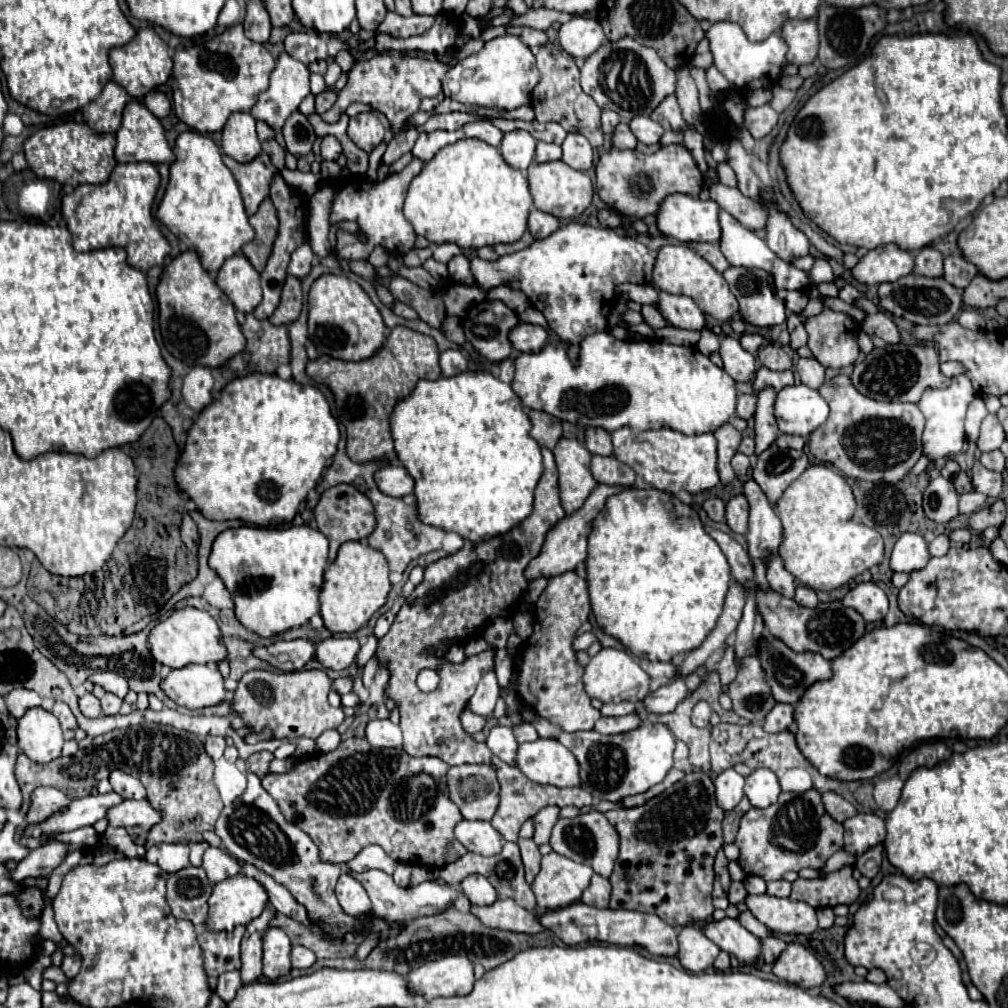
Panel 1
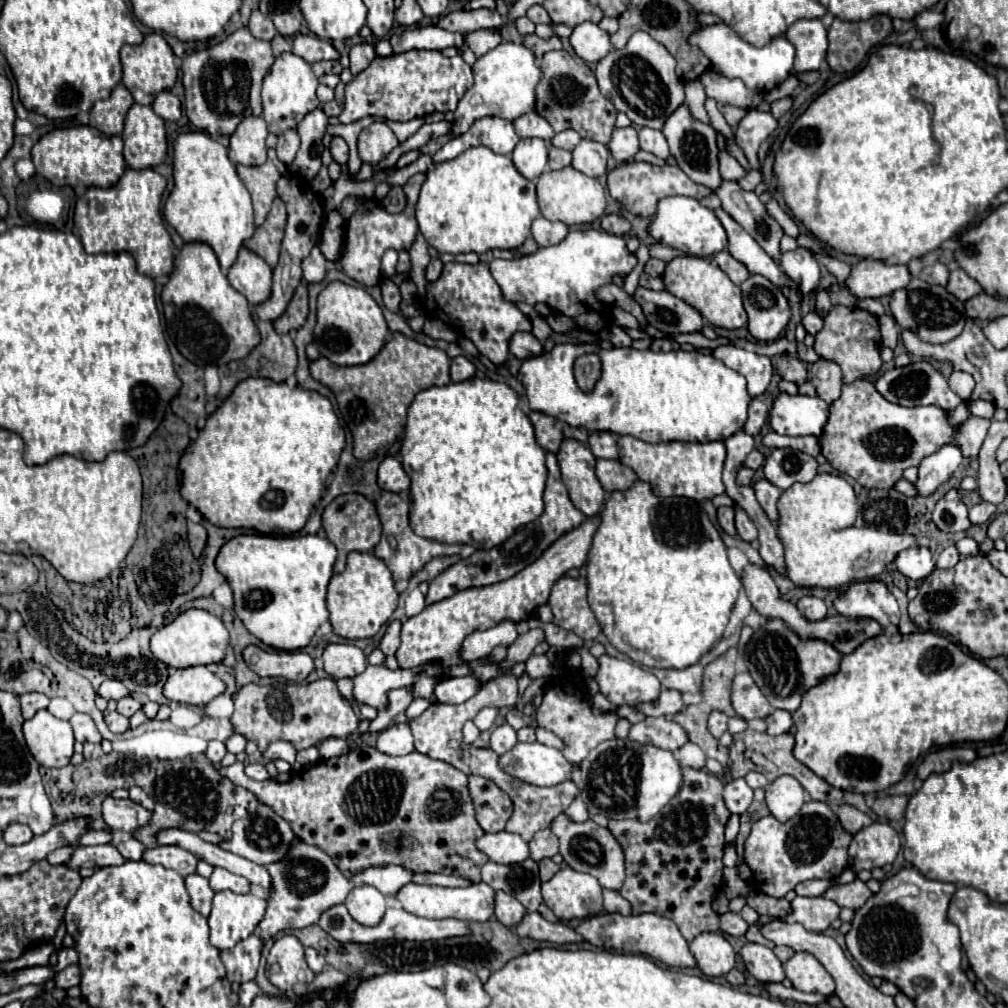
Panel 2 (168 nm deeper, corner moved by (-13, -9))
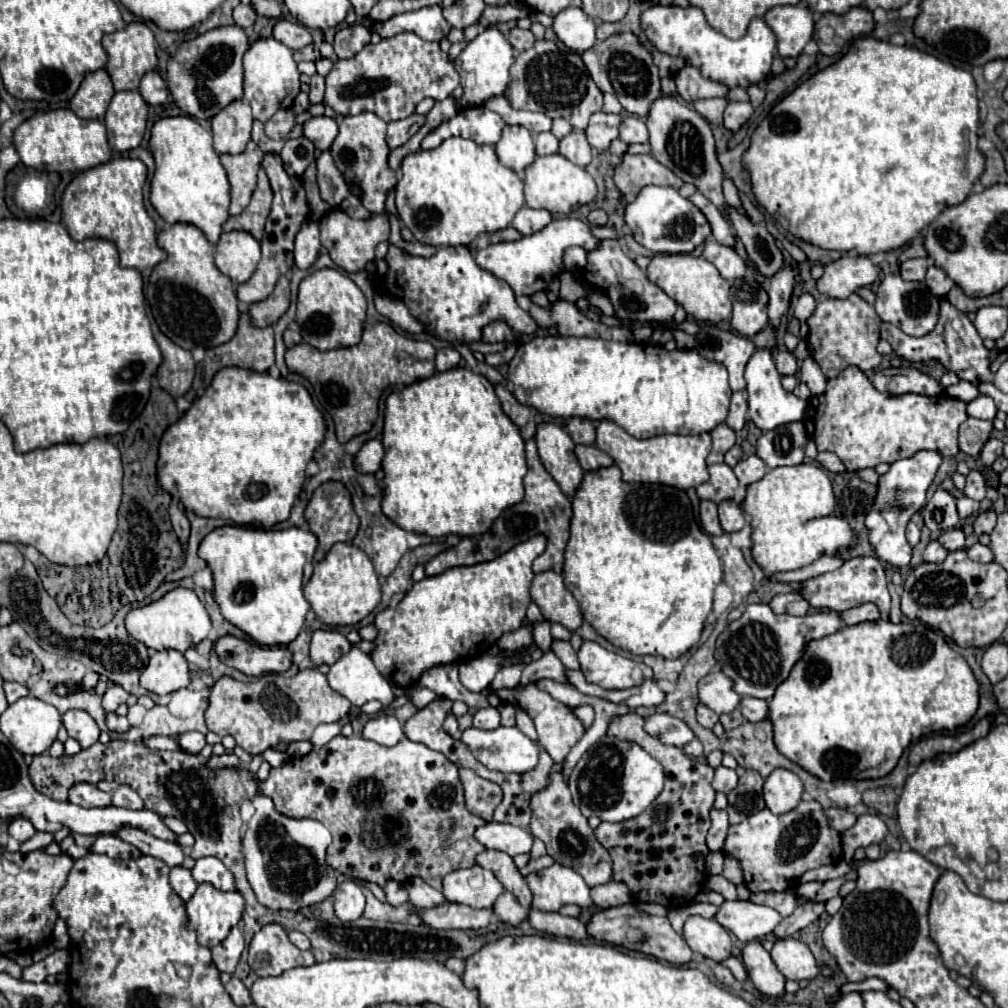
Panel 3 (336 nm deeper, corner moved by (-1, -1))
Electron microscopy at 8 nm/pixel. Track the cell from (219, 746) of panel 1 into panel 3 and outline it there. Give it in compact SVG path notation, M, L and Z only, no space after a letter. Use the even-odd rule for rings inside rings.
M184 732L176 740L184 752L192 752L192 754L198 754L206 746L204 734L200 734L200 732Z

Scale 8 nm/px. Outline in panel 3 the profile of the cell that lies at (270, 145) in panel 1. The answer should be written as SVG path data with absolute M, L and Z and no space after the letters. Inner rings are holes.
M282 108L266 122L266 136L272 140L282 140L294 128L294 112L290 108Z

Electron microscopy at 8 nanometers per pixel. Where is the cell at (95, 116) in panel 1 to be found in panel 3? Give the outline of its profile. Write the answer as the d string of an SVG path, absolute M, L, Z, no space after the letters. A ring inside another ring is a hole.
M106 70L90 72L74 98L70 100L70 110L80 118L94 118L102 120L106 114L106 108L114 96L114 86Z

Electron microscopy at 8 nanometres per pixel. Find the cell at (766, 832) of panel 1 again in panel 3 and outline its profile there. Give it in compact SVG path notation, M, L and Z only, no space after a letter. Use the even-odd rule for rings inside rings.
M802 800L794 810L782 816L770 814L770 810L764 808L740 824L730 826L722 852L740 862L744 884L750 892L784 892L794 886L804 872L840 860L840 832L828 826L818 802Z

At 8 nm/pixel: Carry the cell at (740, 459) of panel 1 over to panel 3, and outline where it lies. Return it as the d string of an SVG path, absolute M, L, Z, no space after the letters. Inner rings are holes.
M712 464L712 466L708 466L708 472L710 472L708 482L704 482L696 488L698 498L712 500L716 504L722 500L734 498L736 490L738 490L738 480L736 480L732 468L726 464Z

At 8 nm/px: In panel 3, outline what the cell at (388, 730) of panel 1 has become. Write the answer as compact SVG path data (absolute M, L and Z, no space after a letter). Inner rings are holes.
M378 714L376 718L370 718L366 722L362 736L368 738L368 740L378 742L382 746L394 746L404 738L404 730L402 730L402 726L400 726L396 716Z

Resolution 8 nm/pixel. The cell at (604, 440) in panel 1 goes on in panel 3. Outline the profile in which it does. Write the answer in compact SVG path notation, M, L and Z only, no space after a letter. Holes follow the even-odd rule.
M568 418L566 430L568 430L570 438L574 440L574 444L588 444L590 446L596 440L596 426L594 426L592 420Z

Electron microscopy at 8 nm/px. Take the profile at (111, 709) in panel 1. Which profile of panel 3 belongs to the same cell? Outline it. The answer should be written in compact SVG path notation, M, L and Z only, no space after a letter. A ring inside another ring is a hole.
M108 686L108 690L106 690L106 694L104 694L104 700L102 700L102 706L104 706L104 710L106 712L114 712L120 704L124 704L126 700L128 700L128 692L124 690L124 688L120 688L120 686Z

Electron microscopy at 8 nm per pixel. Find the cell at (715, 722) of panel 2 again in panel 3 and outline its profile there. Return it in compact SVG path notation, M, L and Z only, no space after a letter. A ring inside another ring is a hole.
M698 704L698 722L700 722L704 728L712 728L712 726L718 722L718 714L712 712L710 708L706 708L704 704Z

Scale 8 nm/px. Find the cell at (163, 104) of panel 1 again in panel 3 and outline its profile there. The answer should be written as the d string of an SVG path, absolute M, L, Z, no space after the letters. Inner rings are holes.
M150 70L142 76L142 82L140 82L138 90L148 104L162 104L168 96L166 82L160 78L160 74L156 70Z

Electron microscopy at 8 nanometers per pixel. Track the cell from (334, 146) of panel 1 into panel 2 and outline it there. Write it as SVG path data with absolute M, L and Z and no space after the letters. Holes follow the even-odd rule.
M334 136L332 144L330 144L330 154L338 164L346 164L348 162L348 144L344 142L344 138Z

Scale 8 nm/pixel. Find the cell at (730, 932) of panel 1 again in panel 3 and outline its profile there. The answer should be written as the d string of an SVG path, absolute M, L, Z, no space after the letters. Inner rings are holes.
M760 942L746 944L742 958L756 990L760 990L764 996L770 996L770 998L782 998L786 994L784 990L786 978L782 972L778 972L776 964L772 962L770 954L762 948Z

